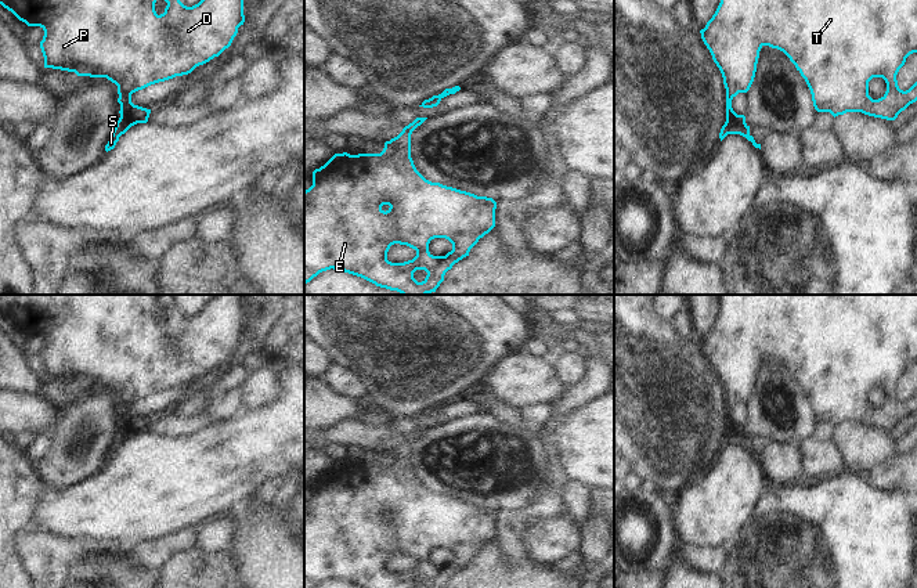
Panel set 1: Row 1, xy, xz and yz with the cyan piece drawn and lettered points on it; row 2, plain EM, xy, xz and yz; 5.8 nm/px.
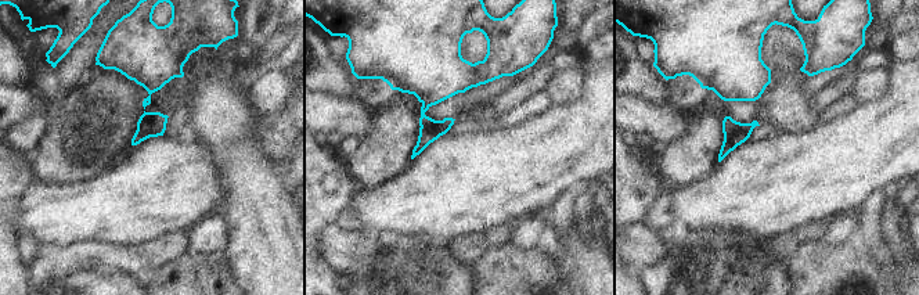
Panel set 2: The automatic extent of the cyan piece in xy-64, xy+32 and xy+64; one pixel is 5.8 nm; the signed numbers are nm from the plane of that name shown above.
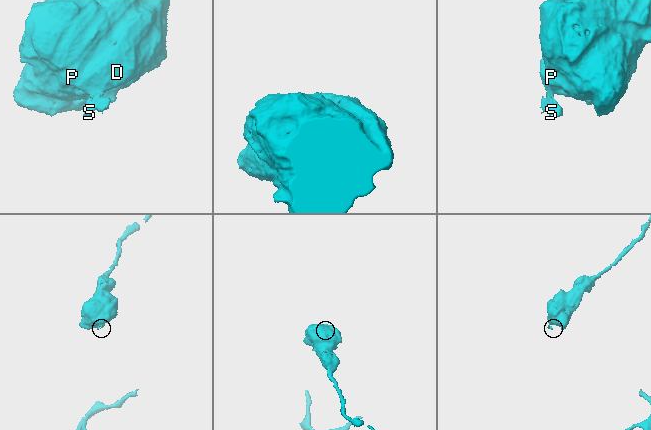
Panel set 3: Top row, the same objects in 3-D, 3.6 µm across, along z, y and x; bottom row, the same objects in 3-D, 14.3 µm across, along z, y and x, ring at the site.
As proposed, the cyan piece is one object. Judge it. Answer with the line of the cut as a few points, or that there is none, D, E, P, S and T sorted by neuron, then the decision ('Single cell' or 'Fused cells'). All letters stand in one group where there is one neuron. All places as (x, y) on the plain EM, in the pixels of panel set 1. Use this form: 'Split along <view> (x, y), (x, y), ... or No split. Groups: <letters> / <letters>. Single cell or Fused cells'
Split along xy (130, 403), (119, 407). Groups: D E P T / S. Fused cells.

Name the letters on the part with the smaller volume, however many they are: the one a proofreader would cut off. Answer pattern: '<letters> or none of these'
S

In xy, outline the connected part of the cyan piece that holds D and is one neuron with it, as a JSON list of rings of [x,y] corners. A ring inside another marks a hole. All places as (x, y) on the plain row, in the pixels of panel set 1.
[[[0,295],[0,314],[28,336],[44,340],[40,351],[44,378],[106,387],[118,396],[120,407],[188,385],[228,358],[245,332],[242,302],[242,295],[214,295],[198,314],[187,317],[176,306],[173,295]],[[159,307],[167,313],[160,325],[155,321]]]

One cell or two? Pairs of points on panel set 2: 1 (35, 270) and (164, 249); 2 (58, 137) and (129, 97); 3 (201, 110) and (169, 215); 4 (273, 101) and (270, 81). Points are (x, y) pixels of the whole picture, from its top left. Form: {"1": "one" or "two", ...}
{"1": "one", "2": "one", "3": "two", "4": "one"}

